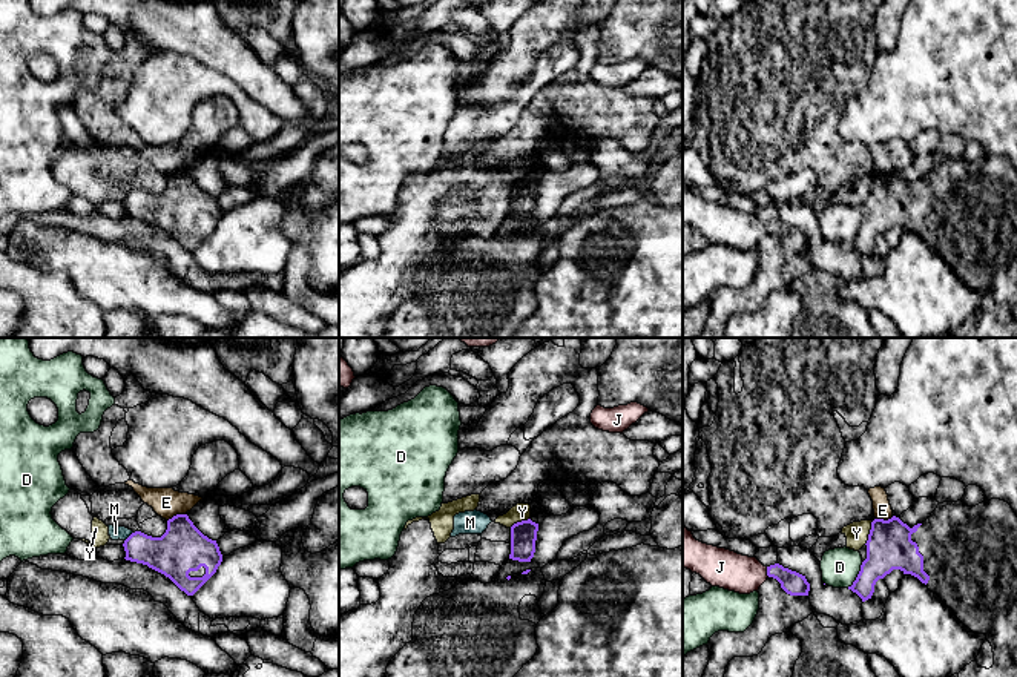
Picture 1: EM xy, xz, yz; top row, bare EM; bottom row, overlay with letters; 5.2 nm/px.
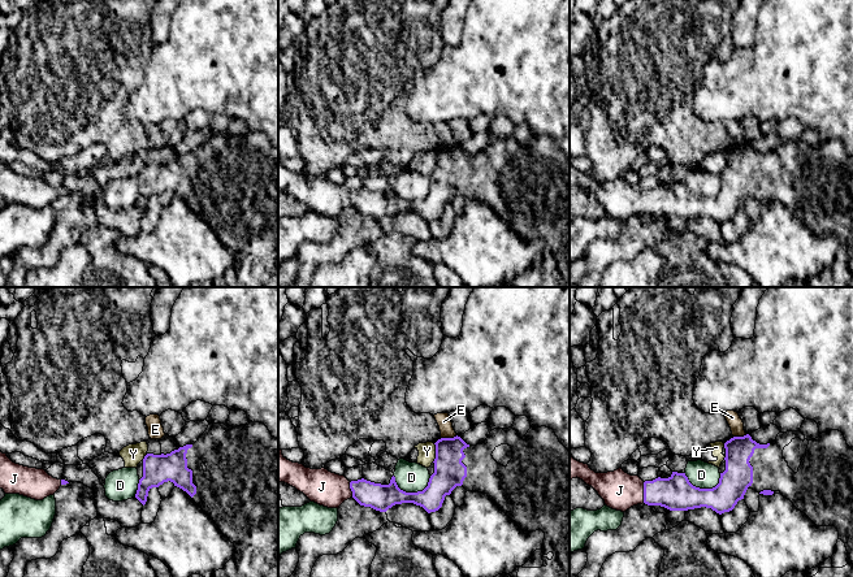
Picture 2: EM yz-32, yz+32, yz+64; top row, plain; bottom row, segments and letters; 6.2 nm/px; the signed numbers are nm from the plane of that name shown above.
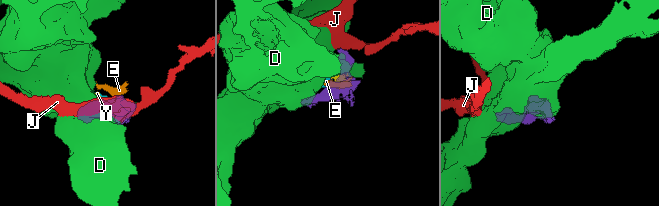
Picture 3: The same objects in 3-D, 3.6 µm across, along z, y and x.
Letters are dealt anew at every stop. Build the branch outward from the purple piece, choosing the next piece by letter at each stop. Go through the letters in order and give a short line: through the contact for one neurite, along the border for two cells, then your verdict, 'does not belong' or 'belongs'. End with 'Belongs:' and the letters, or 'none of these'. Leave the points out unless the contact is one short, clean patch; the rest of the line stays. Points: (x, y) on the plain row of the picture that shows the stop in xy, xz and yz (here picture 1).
D: line yz (862, 218), (856, 235), (847, 243); does not belong
E: line xy (184, 169), (177, 169), (167, 177); does not belong
J: line yz (792, 238), (778, 227), (767, 227), (730, 227), (720, 223); belongs
M: line xy (132, 188), (125, 197); does not belong
Y: line yz (873, 177), (868, 195), (864, 200); does not belong
Belongs: J

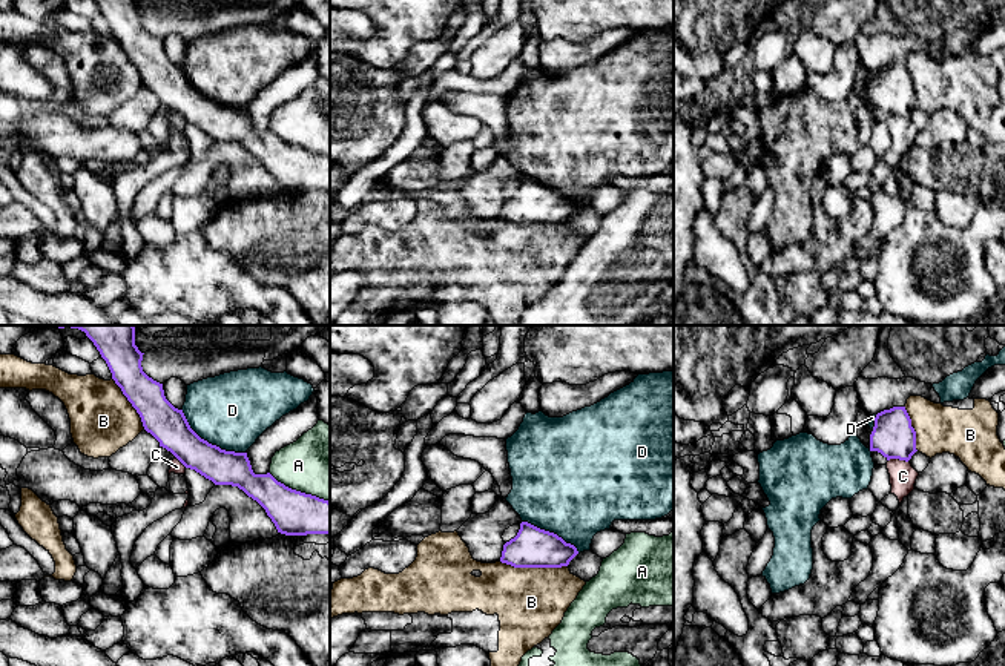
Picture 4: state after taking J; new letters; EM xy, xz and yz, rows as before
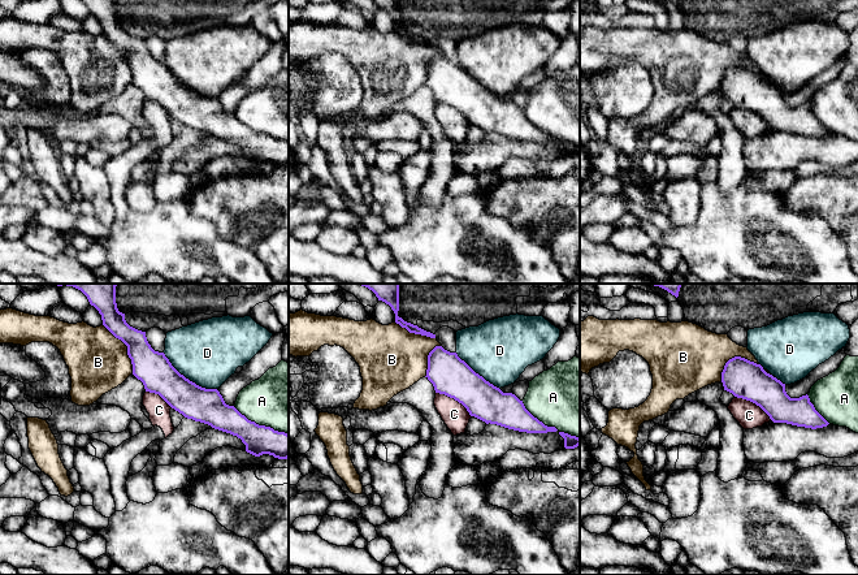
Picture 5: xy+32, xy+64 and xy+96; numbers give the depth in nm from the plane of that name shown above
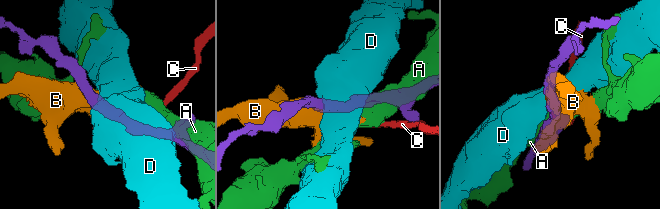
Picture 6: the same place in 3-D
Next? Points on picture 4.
A: does not belong
B: does not belong
C: does not belong
D: line xy (181, 65), (187, 80), (201, 94), (221, 105), (244, 109); does not belong
Belongs: none of these

